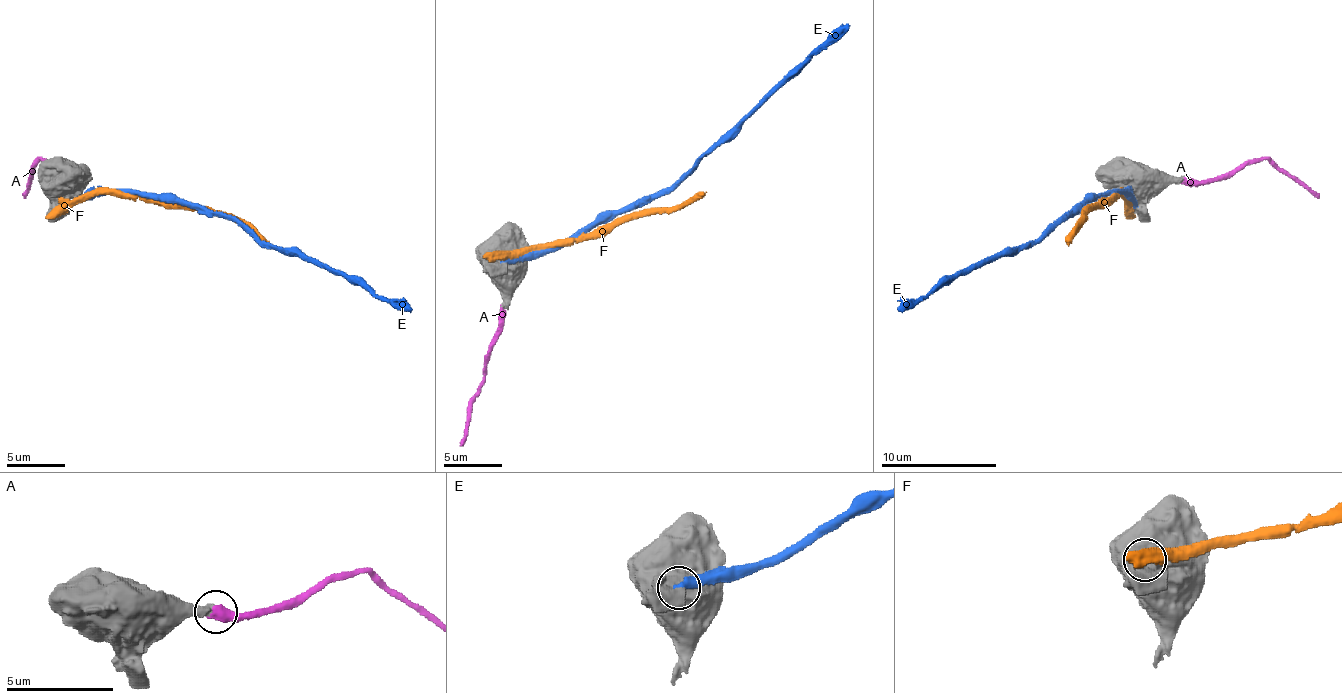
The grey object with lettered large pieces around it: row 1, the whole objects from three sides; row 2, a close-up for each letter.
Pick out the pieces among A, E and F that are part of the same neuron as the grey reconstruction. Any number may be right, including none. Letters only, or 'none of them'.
A

